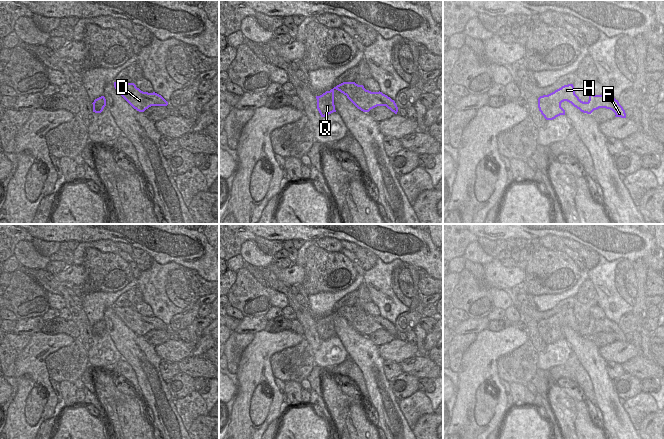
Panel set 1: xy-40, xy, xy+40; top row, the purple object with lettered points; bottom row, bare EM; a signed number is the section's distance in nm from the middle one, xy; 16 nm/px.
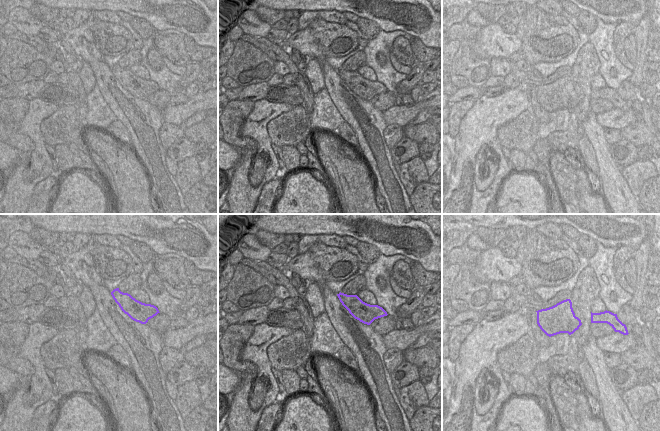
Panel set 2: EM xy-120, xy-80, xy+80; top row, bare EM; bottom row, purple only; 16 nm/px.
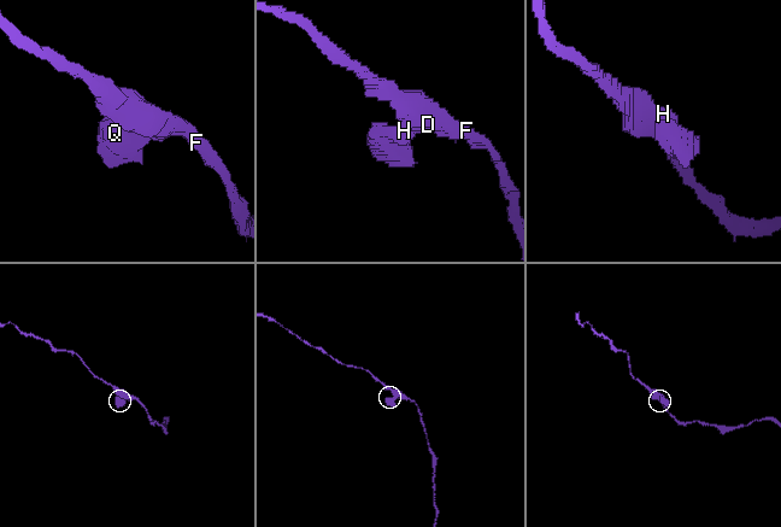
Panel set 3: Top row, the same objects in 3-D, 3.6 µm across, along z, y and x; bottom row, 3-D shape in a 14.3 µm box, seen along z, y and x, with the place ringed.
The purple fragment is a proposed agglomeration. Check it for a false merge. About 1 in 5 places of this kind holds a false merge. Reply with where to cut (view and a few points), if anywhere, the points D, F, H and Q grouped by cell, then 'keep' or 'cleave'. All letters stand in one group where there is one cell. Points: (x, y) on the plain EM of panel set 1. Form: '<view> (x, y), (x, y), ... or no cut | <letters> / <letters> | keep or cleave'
no cut | D F H Q | keep

